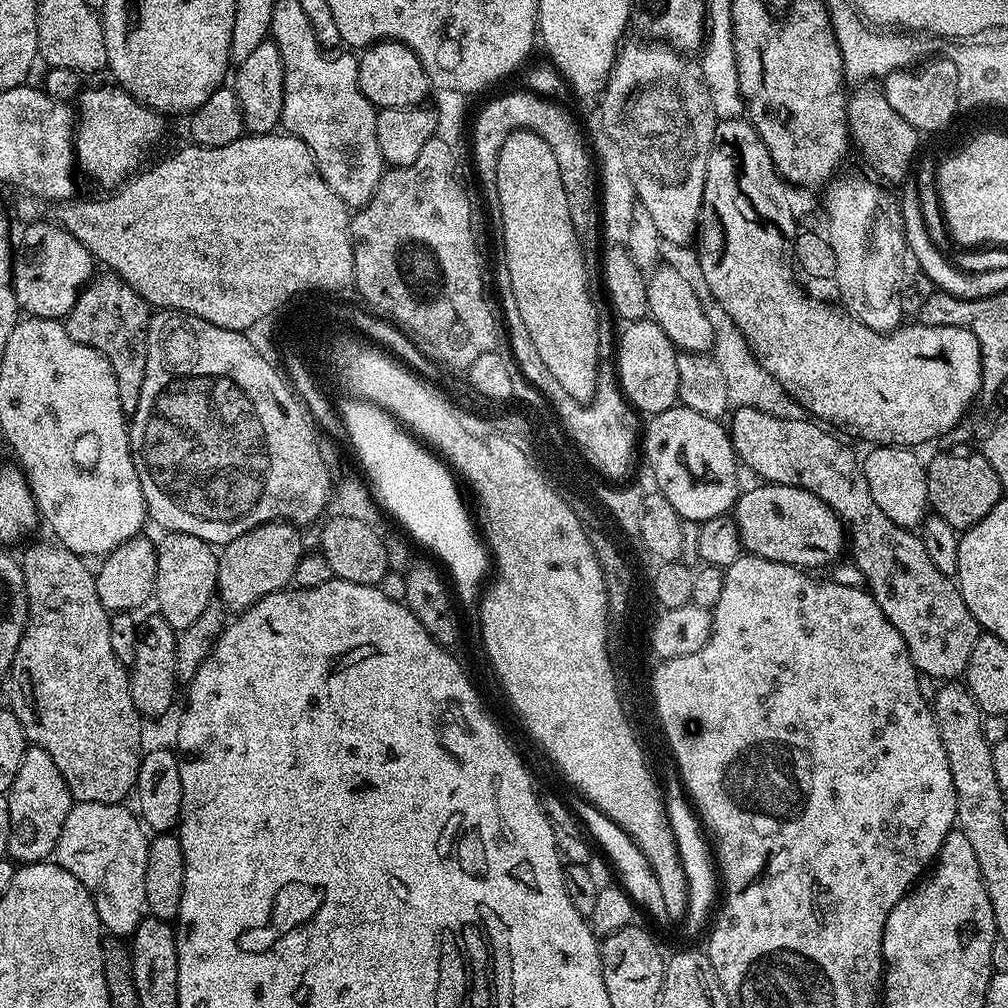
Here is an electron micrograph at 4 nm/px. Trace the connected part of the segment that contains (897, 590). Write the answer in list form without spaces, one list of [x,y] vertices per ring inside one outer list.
[[[740,406],[735,411],[731,413],[733,416],[730,435],[737,461],[743,467],[745,464],[748,467],[745,469],[761,481],[770,484],[789,484],[810,490],[810,494],[822,498],[822,502],[826,502],[826,506],[830,506],[830,510],[838,514],[838,518],[844,524],[846,540],[850,545],[850,556],[852,552],[852,560],[856,563],[857,570],[864,575],[863,583],[878,602],[882,614],[890,618],[894,630],[902,634],[917,673],[925,677],[933,676],[936,682],[952,682],[963,677],[968,671],[970,654],[974,654],[974,642],[978,642],[982,634],[980,623],[976,621],[974,614],[970,614],[955,579],[942,574],[942,571],[930,562],[921,537],[915,531],[890,522],[890,518],[886,518],[886,514],[878,510],[878,502],[874,502],[873,496],[870,495],[870,486],[866,486],[864,466],[858,456],[856,460],[855,454],[838,437],[831,436],[828,433],[831,431],[827,427],[811,419],[778,418],[754,406]]]

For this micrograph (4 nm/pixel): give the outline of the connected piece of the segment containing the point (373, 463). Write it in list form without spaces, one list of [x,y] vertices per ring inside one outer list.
[[[346,396],[342,414],[344,430],[364,468],[362,472],[375,502],[387,515],[392,514],[418,543],[442,560],[446,572],[448,568],[455,597],[473,607],[490,570],[490,554],[469,507],[467,510],[464,504],[459,481],[451,467],[412,436],[394,416],[368,400]]]

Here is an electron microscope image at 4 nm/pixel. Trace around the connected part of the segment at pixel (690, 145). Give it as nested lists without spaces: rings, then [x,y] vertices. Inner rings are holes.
[[[652,42],[656,44],[628,44],[625,43],[616,54],[616,61],[608,75],[608,81],[601,96],[604,97],[604,120],[608,132],[612,133],[620,148],[623,148],[624,159],[627,161],[627,169],[631,169],[631,175],[636,181],[637,198],[639,205],[646,208],[651,221],[656,225],[661,241],[674,244],[691,245],[698,232],[700,223],[700,207],[704,201],[704,183],[706,182],[706,166],[710,158],[710,150],[714,142],[714,130],[716,129],[716,115],[714,106],[710,106],[710,90],[706,90],[704,74],[699,63],[696,64],[687,55],[681,54],[667,42]]]

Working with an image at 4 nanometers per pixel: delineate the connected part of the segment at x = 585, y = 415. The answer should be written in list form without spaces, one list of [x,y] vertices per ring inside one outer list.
[[[508,298],[505,299],[504,316],[502,312],[502,320],[508,323],[508,341],[507,347],[512,353],[513,359],[519,368],[521,375],[536,389],[545,400],[551,405],[552,411],[555,413],[557,420],[563,427],[567,435],[567,439],[574,445],[575,451],[583,459],[592,460],[596,464],[597,477],[603,478],[608,482],[620,482],[623,476],[631,477],[636,464],[636,452],[638,456],[638,428],[636,432],[637,413],[630,410],[630,405],[623,392],[617,388],[608,388],[608,384],[604,384],[604,388],[600,388],[600,400],[596,400],[596,408],[576,408],[576,404],[572,404],[572,400],[568,400],[568,396],[564,396],[564,392],[560,392],[560,388],[556,388],[556,378],[554,374],[548,376],[548,372],[544,372],[544,368],[540,368],[540,358],[534,350],[534,342],[530,342],[530,334],[526,330],[526,326],[522,322],[522,318],[516,313],[516,301]]]

